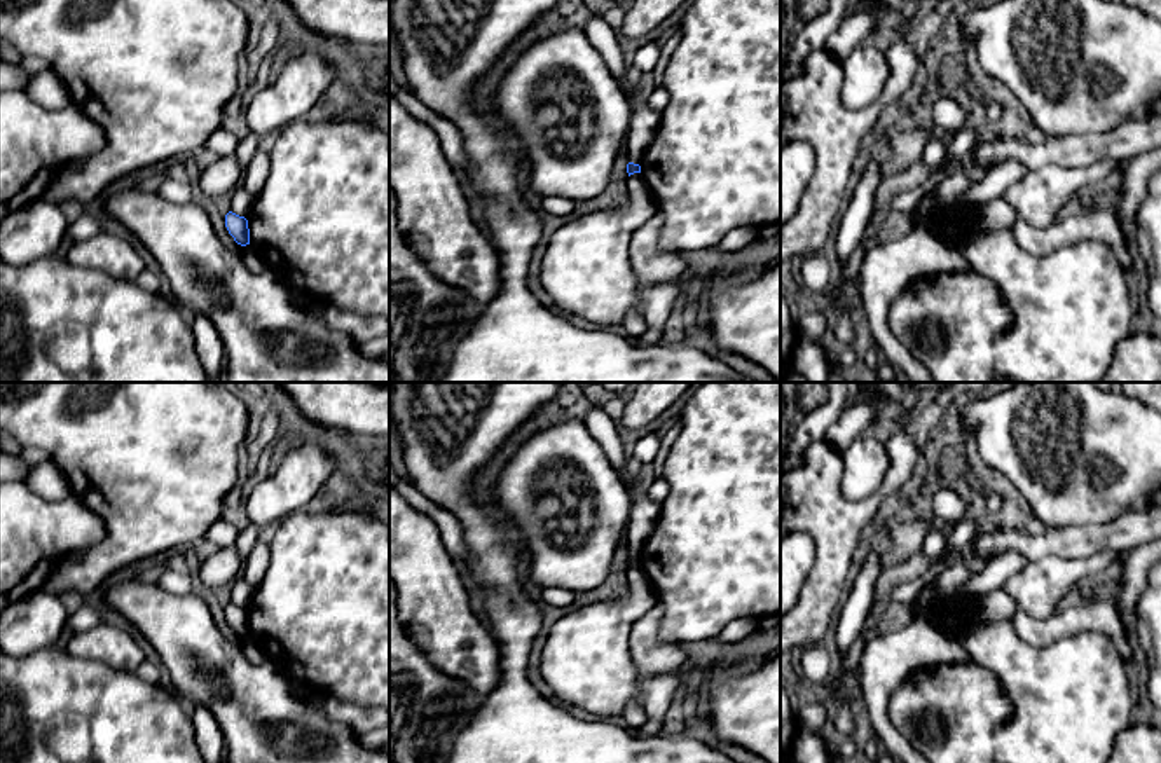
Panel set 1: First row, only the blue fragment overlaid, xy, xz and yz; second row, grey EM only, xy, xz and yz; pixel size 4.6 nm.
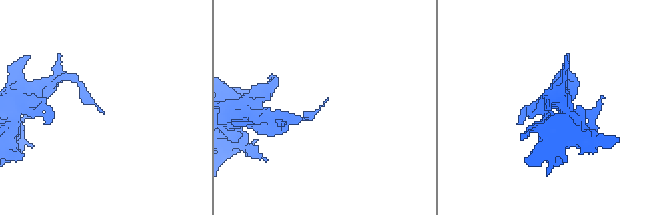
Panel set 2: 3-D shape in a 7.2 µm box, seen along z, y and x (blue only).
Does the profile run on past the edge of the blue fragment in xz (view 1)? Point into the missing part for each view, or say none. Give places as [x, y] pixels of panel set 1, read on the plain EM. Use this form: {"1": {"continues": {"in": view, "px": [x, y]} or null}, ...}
{"1": {"continues": null}}

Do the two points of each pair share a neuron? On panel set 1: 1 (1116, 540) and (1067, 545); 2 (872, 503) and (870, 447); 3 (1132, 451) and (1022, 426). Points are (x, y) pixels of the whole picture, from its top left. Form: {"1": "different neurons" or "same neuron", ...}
{"1": "same neuron", "2": "different neurons", "3": "same neuron"}

